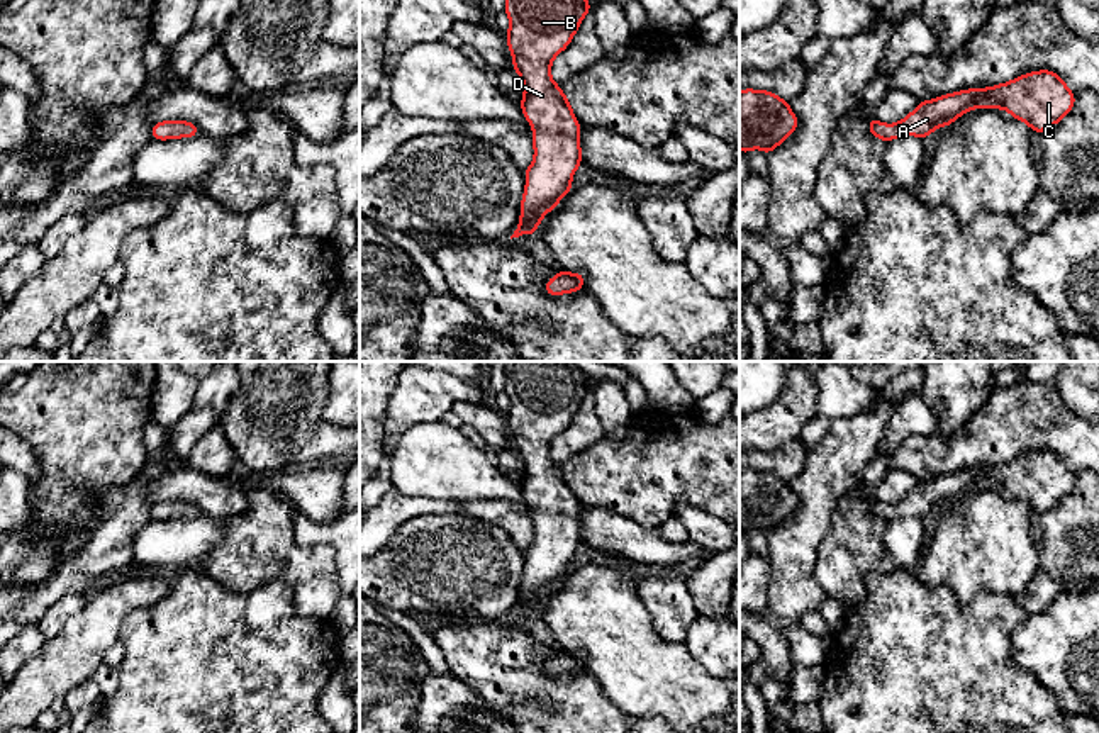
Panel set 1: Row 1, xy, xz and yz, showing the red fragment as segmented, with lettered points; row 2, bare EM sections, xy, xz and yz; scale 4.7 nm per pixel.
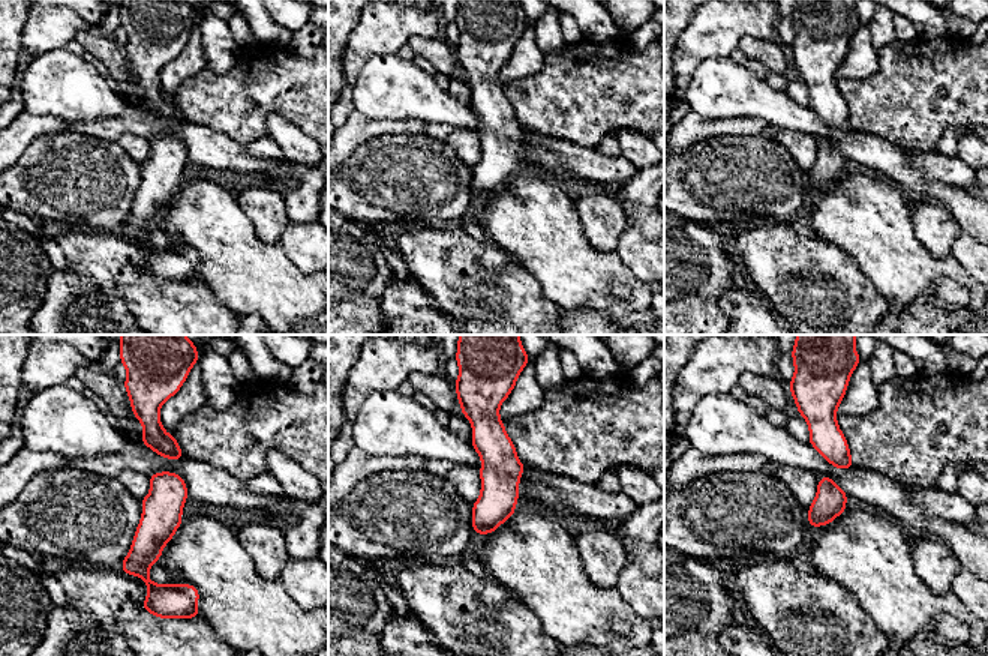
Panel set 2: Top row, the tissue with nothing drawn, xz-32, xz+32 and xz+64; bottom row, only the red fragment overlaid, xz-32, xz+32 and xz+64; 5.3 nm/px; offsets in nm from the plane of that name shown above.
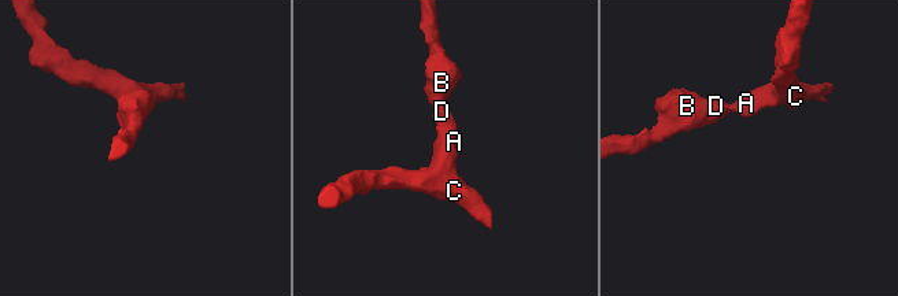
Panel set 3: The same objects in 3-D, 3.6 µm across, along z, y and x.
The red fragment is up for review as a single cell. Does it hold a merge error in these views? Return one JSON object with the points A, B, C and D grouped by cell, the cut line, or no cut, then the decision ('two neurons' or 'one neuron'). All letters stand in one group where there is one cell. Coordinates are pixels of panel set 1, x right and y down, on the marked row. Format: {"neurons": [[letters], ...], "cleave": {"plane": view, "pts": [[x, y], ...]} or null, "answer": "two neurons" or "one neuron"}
{"neurons": [["A", "B", "C", "D"]], "cleave": null, "answer": "one neuron"}

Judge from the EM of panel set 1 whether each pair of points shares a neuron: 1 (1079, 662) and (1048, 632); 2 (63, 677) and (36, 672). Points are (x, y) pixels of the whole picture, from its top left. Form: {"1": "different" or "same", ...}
{"1": "same", "2": "same"}

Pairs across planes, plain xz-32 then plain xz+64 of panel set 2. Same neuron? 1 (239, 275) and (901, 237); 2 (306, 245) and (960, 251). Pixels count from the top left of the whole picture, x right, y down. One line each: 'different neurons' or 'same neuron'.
1: same neuron
2: same neuron

